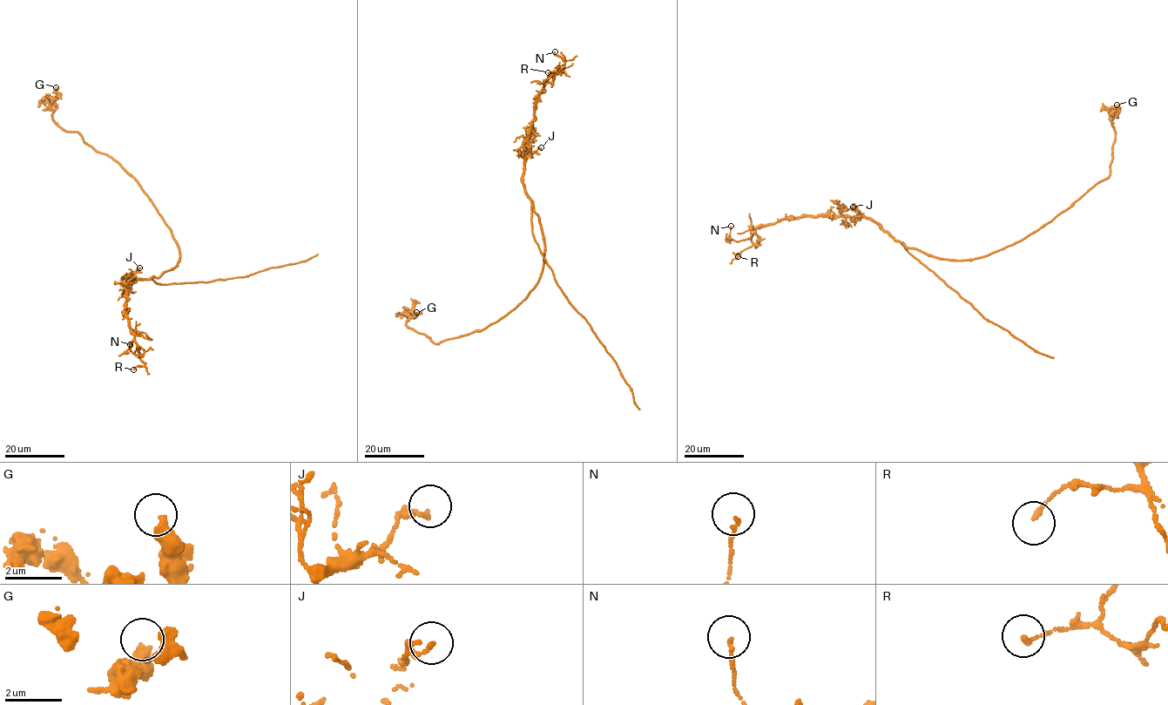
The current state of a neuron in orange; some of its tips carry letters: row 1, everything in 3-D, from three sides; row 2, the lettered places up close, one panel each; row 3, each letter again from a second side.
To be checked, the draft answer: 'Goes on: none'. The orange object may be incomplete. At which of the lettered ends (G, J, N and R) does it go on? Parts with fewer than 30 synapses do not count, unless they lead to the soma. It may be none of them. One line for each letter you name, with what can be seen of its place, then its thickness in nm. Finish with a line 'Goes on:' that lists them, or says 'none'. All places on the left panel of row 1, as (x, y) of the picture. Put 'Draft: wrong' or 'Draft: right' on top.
Draft: right
Goes on: none

